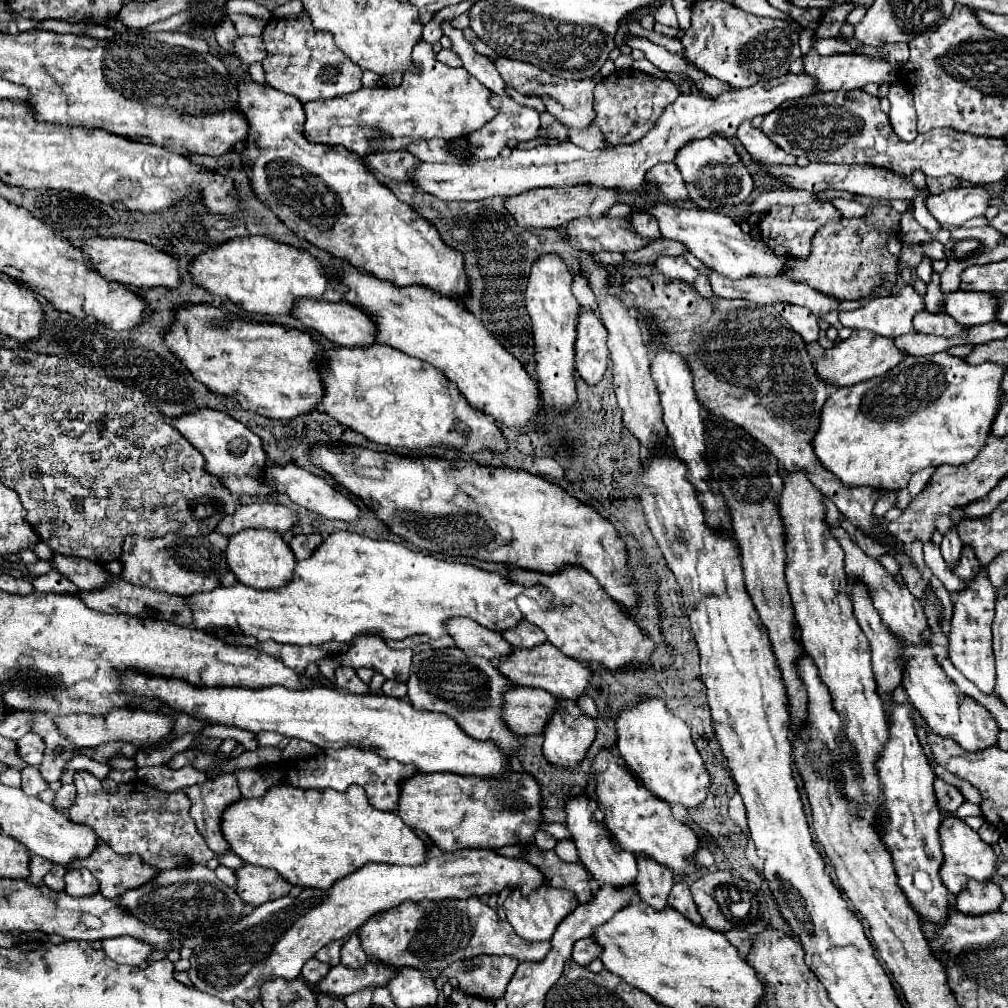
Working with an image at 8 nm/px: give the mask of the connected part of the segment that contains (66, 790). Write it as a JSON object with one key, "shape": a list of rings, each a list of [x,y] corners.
{"shape":[[[74,784],[61,785],[61,789],[55,793],[53,807],[59,811],[69,811],[75,803],[75,797],[77,797],[77,789]]]}

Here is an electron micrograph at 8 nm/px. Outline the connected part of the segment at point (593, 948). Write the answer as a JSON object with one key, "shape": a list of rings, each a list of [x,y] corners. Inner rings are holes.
{"shape":[[[591,937],[575,941],[573,959],[575,959],[579,965],[589,965],[595,957],[599,957],[599,945],[595,945],[595,941],[591,941]]]}

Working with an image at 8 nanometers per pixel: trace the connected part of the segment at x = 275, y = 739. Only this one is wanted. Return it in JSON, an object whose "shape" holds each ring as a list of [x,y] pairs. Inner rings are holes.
{"shape":[[[257,733],[255,739],[257,739],[259,745],[271,745],[271,747],[275,747],[275,745],[279,745],[283,741],[283,735],[279,735],[279,733]]]}

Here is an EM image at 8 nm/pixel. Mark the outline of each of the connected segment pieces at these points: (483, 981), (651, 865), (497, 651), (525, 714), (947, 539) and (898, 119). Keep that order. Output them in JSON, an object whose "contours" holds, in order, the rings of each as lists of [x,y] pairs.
{"contours":[[[[483,955],[477,961],[473,961],[473,969],[459,965],[455,977],[459,985],[469,993],[475,993],[489,1001],[497,1001],[505,995],[505,987],[511,981],[517,965],[519,961],[515,957]]],[[[645,855],[637,857],[637,869],[639,873],[637,873],[635,885],[641,901],[645,901],[655,909],[663,909],[667,905],[667,895],[675,885],[673,871]]],[[[453,617],[443,623],[447,635],[453,637],[455,645],[465,653],[465,655],[479,655],[485,659],[501,657],[511,653],[511,645],[503,641],[503,637],[491,629],[483,629],[483,625],[463,619],[463,617]]],[[[515,687],[503,695],[501,717],[503,723],[517,735],[543,733],[551,711],[555,709],[555,697],[543,689]]],[[[955,527],[943,537],[943,543],[941,543],[941,553],[943,553],[943,559],[945,563],[949,565],[949,569],[953,571],[959,557],[961,557],[961,549],[963,549],[963,543],[959,541],[957,533],[955,533]]],[[[889,87],[889,101],[891,101],[891,113],[889,121],[893,131],[903,139],[903,141],[913,141],[917,137],[917,127],[915,127],[915,107],[913,107],[913,97],[907,87]]]]}

